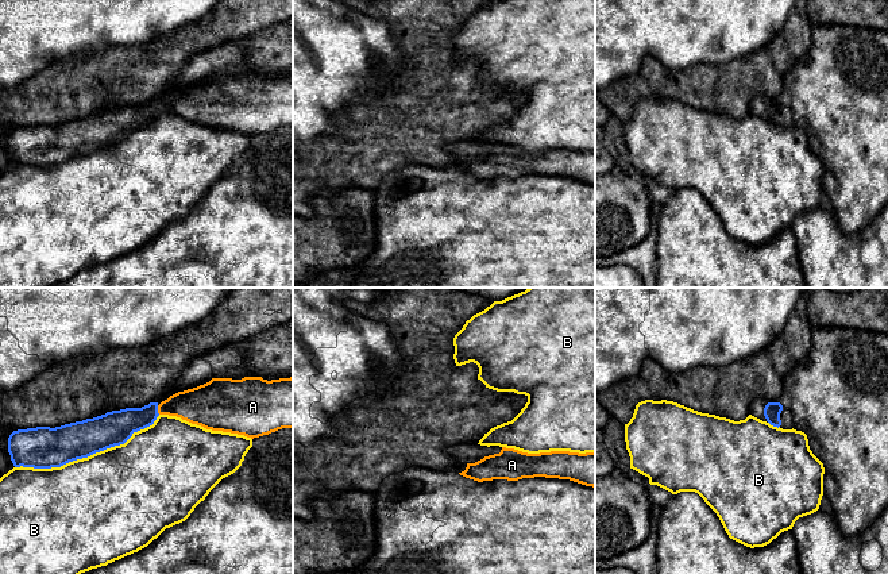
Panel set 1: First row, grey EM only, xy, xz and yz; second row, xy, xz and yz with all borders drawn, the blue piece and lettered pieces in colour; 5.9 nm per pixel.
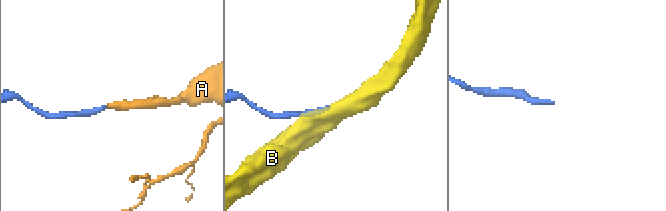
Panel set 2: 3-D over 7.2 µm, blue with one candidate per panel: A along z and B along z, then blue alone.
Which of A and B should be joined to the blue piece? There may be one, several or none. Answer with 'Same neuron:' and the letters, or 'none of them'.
Same neuron: A

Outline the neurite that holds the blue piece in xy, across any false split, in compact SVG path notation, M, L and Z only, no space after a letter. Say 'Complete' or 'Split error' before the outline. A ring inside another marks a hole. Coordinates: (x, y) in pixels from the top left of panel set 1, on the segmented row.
Split error. M262 377L212 378L204 385L178 392L161 404L150 402L142 408L112 411L55 428L18 429L8 438L8 452L15 467L61 467L69 462L124 444L134 432L152 425L159 415L177 416L206 429L244 435L251 439L282 428L293 428L293 377L271 381Z

